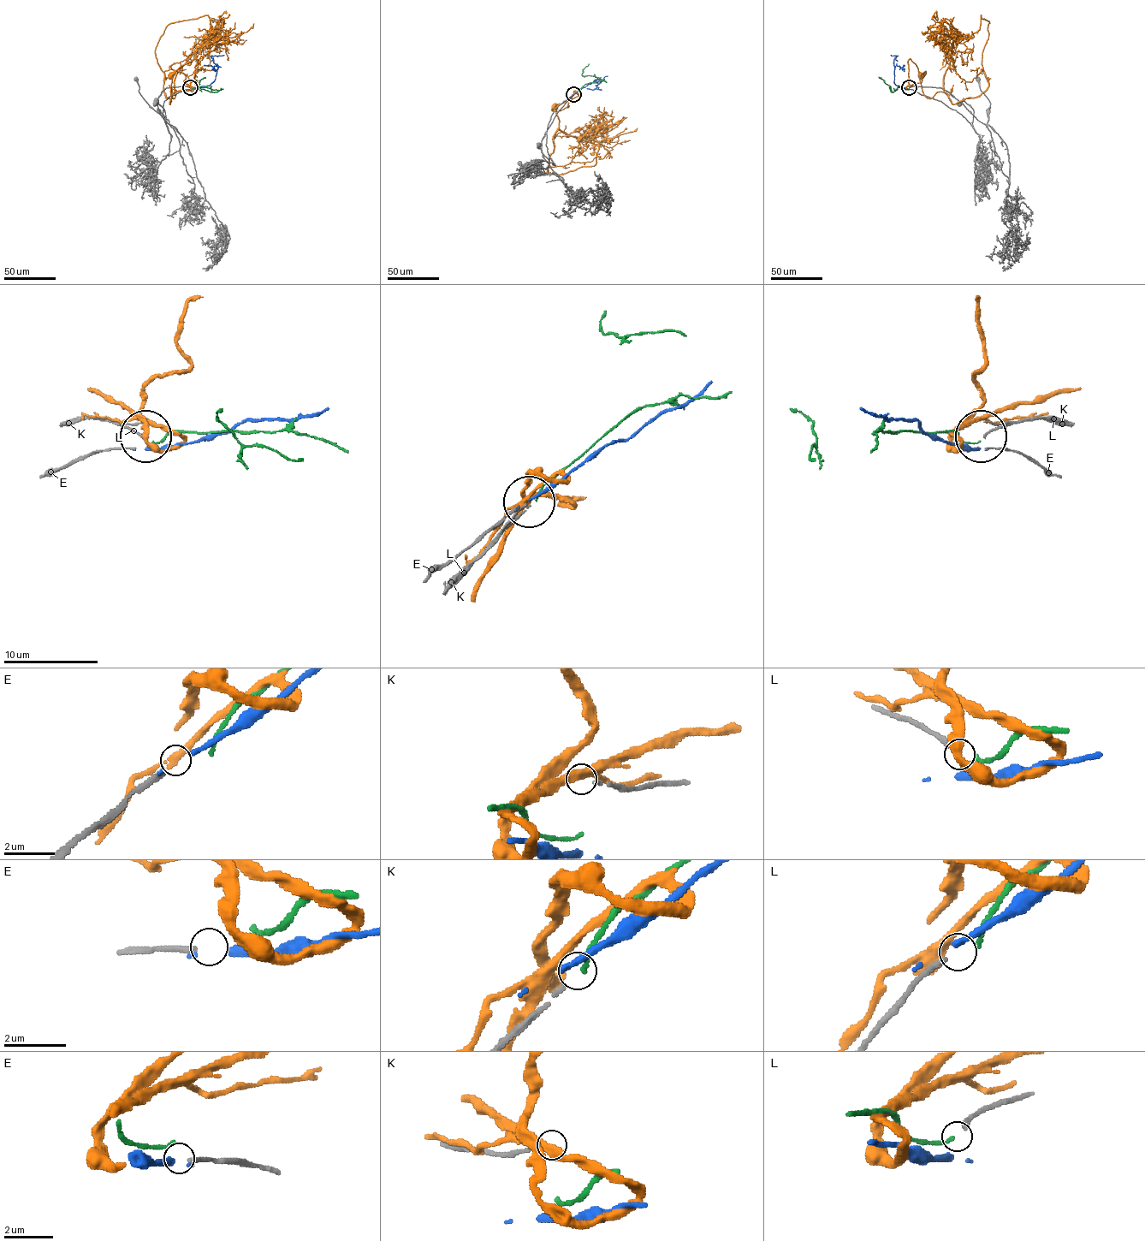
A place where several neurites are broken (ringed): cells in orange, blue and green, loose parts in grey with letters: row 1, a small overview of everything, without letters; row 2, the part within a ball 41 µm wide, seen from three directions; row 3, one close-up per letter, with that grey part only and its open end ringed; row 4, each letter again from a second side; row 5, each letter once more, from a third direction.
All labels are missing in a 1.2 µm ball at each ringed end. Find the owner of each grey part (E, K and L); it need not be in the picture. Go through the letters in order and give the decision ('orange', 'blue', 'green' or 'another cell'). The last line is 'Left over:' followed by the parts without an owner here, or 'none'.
E: blue
K: another cell
L: green
Left over: K

